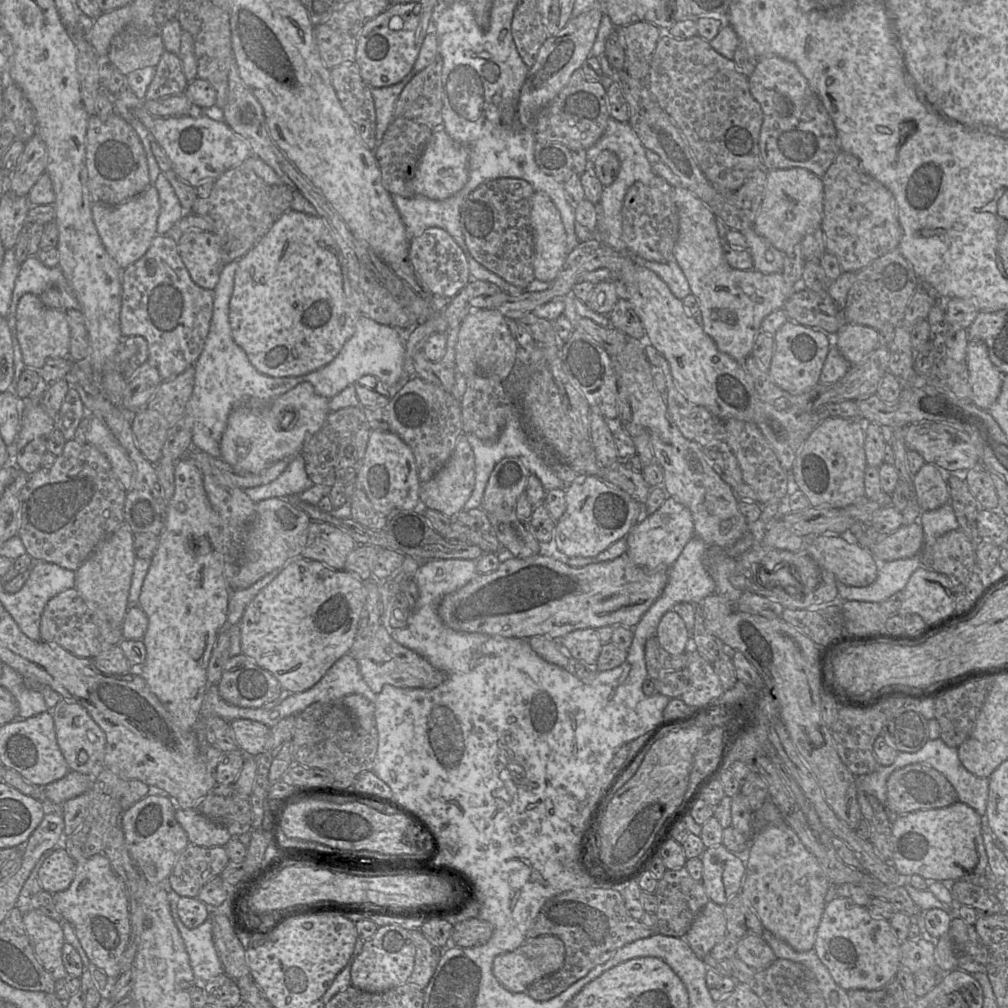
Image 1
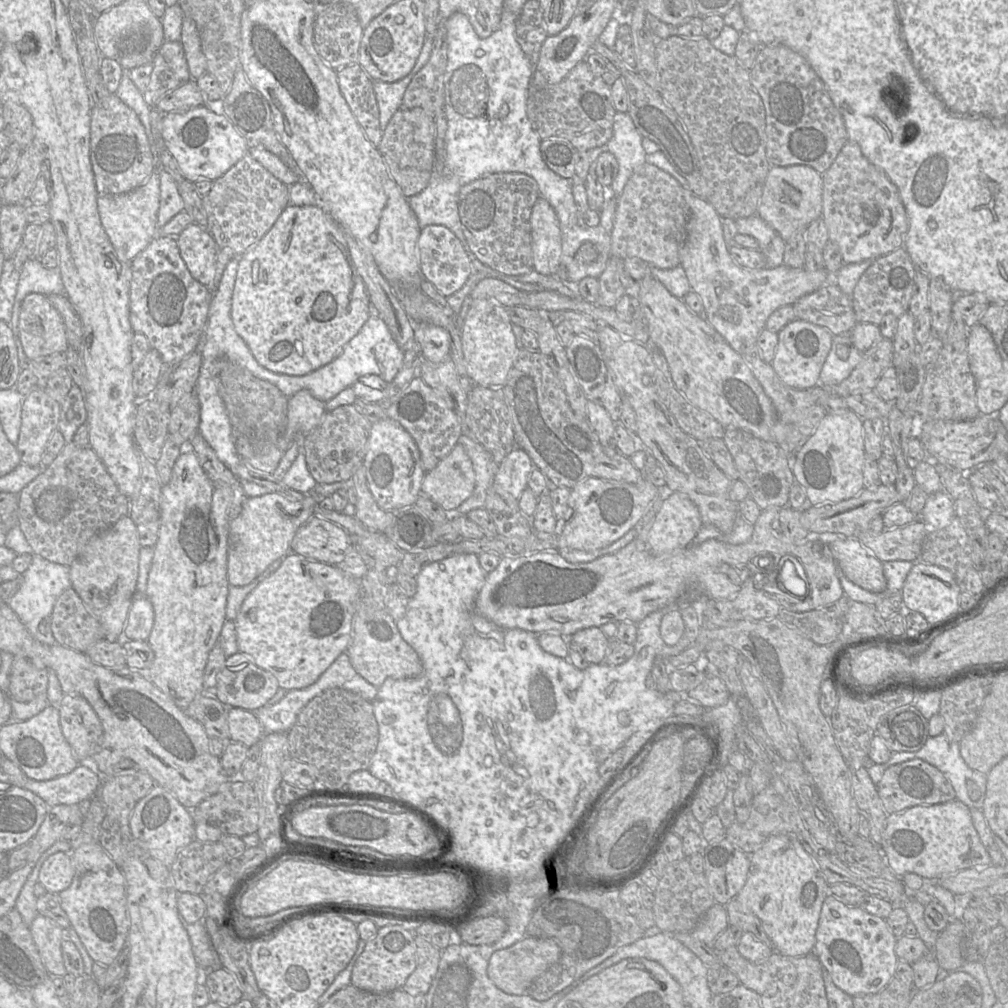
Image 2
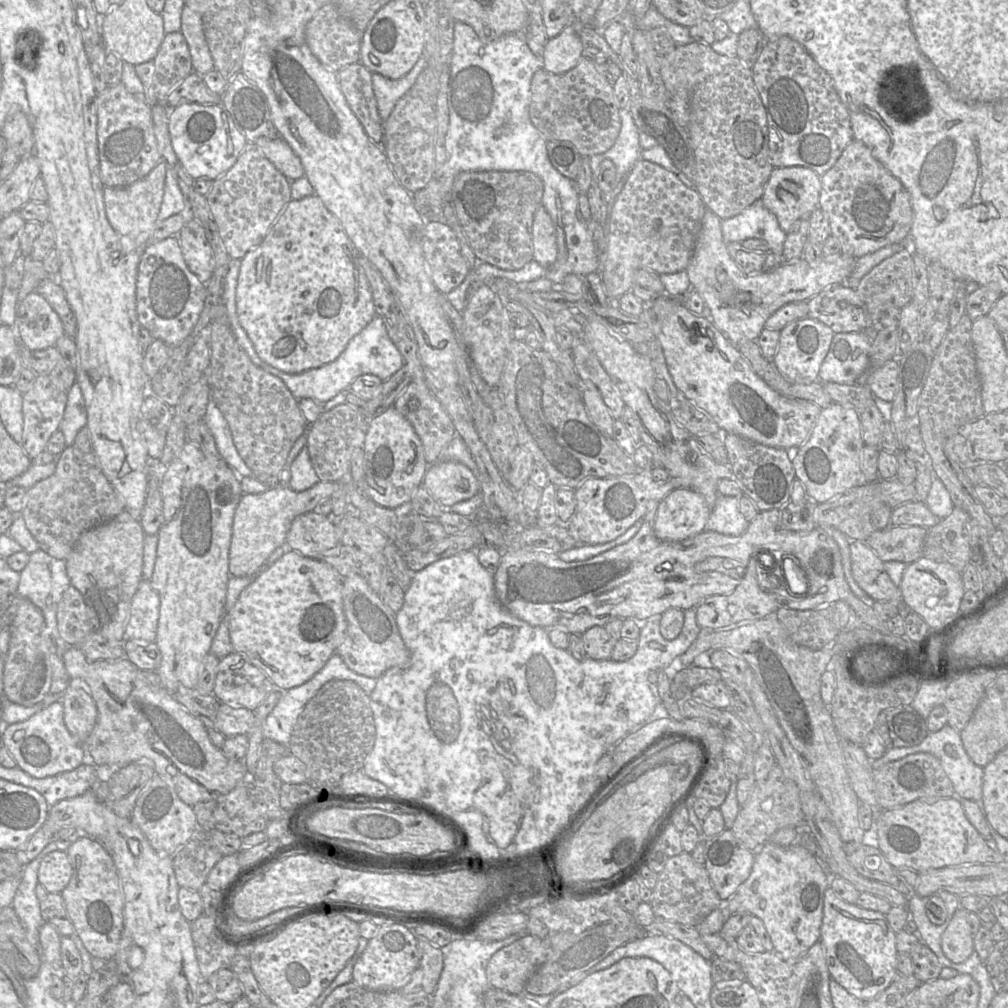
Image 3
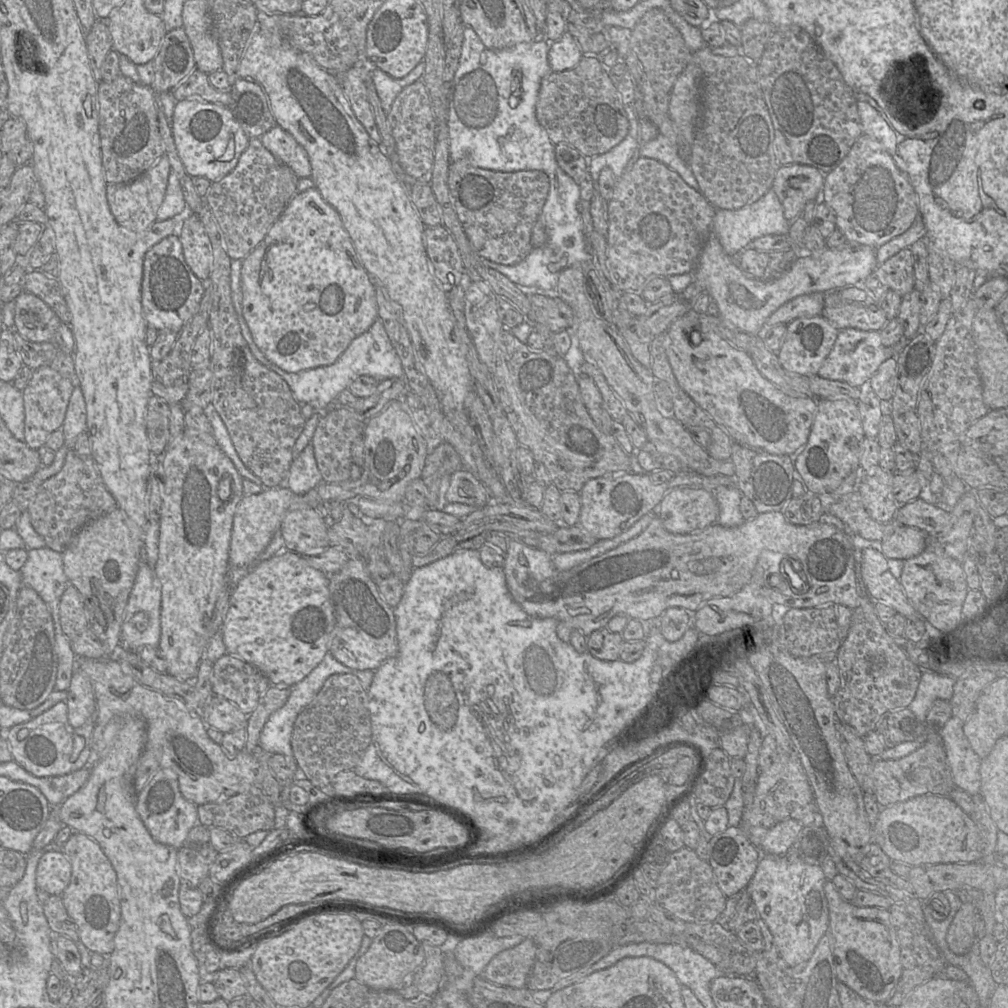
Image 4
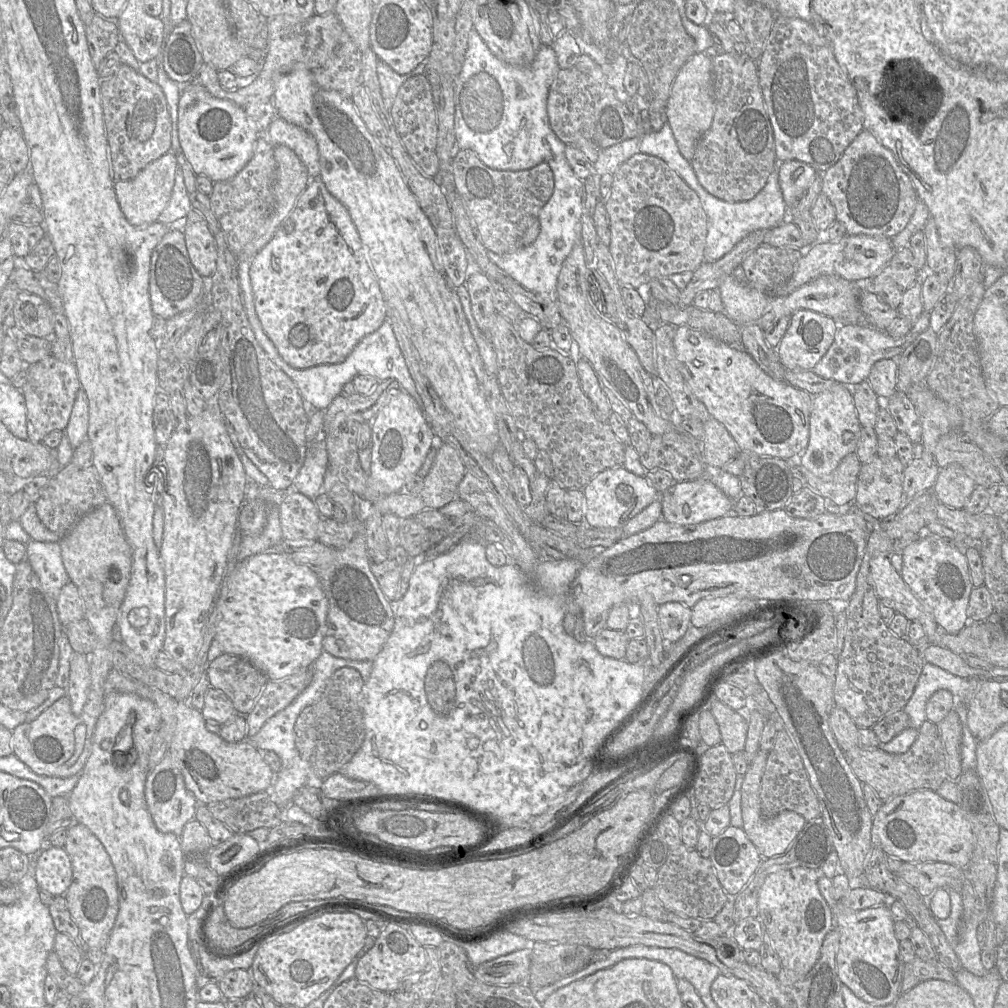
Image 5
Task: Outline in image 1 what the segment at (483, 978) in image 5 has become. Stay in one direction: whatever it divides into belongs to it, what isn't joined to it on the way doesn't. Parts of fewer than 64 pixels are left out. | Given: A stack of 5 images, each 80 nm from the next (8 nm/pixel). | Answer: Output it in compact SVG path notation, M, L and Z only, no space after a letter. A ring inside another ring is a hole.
M542 935L525 939L515 950L496 956L492 964L492 972L501 986L509 992L527 993L528 987L537 980L558 971L564 964L565 947L554 935Z

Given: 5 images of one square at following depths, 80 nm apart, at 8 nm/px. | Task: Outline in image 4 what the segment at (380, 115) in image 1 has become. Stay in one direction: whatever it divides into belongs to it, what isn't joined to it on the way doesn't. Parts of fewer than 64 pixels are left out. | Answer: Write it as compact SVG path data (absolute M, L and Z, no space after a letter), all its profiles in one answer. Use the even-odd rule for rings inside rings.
M422 61L405 77L401 79L395 79L380 70L379 68L371 69L371 77L379 96L381 106L386 113L392 108L392 104L397 95L408 85L414 83L417 80L422 79L426 64L422 64Z

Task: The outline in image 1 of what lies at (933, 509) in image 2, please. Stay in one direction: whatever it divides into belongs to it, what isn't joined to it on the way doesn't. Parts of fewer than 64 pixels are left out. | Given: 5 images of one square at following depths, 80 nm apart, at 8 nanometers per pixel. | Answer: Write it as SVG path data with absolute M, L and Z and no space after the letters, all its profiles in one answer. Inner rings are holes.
M950 502L935 510L922 511L918 522L923 528L924 544L933 544L943 534L960 529Z

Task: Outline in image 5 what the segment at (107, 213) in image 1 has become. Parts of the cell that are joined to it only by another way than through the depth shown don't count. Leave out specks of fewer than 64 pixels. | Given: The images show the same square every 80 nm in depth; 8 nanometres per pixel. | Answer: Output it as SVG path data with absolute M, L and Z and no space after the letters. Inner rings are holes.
M168 152L148 164L134 178L114 182L113 188L117 202L129 224L139 227L157 221L170 200L177 168L175 155Z

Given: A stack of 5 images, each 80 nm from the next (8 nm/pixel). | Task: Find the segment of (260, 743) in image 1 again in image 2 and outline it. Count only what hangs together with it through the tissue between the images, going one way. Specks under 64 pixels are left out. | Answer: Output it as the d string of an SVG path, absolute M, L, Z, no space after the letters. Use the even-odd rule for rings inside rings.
M242 708L228 709L228 726L230 741L240 742L247 747L259 743L265 735L255 713Z

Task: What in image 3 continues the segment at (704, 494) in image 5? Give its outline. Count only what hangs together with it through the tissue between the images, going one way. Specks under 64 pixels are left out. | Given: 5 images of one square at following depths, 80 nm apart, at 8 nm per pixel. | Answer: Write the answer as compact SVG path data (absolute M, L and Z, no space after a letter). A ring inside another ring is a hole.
M678 488L658 505L655 536L662 541L682 541L705 530L711 509L704 497L690 488Z

